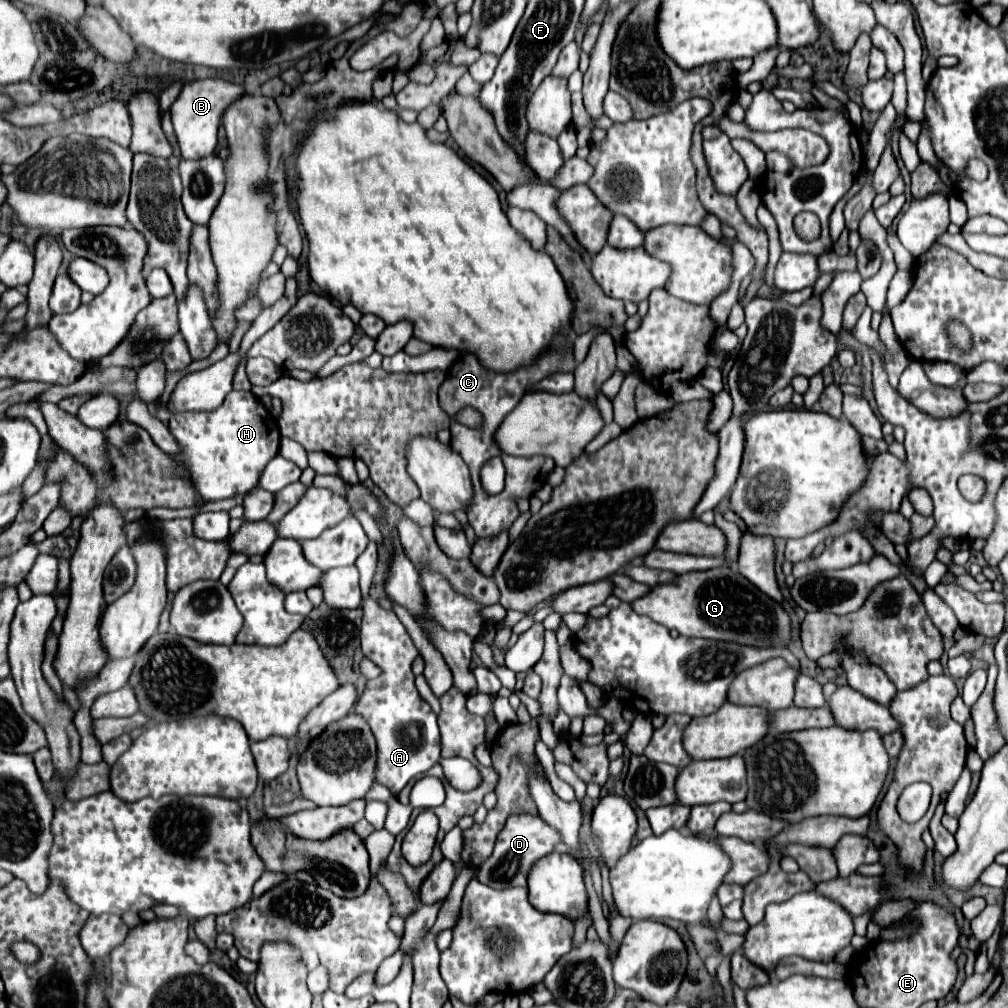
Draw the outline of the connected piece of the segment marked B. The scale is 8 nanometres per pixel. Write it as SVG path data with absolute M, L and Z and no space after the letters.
M222 78L194 80L182 88L180 96L174 100L174 104L170 108L170 116L172 116L174 132L176 132L184 160L200 160L214 152L216 142L218 142L218 126L220 126L222 112L240 94L244 94L242 86L226 82Z

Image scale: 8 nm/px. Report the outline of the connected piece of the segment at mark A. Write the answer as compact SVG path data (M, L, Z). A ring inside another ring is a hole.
M362 590L362 600L364 600L362 602L364 628L360 634L362 652L366 658L376 662L376 666L382 670L382 676L366 684L366 690L362 692L354 710L366 718L378 742L378 782L384 784L394 796L398 796L400 790L414 776L420 776L428 772L434 764L442 762L440 730L438 730L436 714L432 712L430 704L422 700L422 696L414 686L412 662L418 656L418 650L412 638L408 636L406 628L402 626L402 622L396 618L394 612L382 612L382 608L376 606L368 590ZM412 726L418 734L412 732Z

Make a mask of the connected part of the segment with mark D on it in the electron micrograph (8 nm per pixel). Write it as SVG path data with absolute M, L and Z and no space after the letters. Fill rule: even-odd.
M514 814L506 820L506 826L496 838L496 846L492 856L480 866L478 880L492 888L514 888L514 886L528 886L528 872L536 860L548 856L562 838L558 830L550 828L538 814Z

